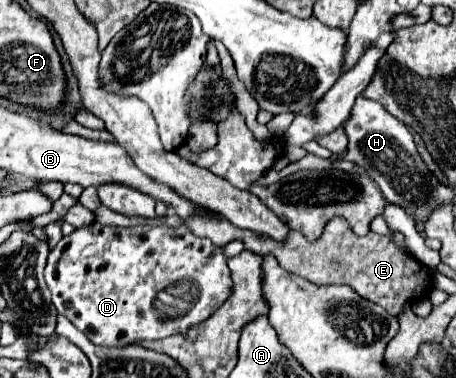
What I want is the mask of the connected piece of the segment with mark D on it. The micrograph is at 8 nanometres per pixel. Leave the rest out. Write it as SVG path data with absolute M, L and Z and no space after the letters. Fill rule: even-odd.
M95 222L89 228L79 228L69 236L63 236L49 252L45 282L57 312L77 326L77 330L85 332L93 344L107 348L183 334L191 326L201 324L231 292L231 276L223 248L217 248L207 238L193 236L185 226L121 228ZM171 298L179 298L179 310L177 306L173 308L167 304Z

